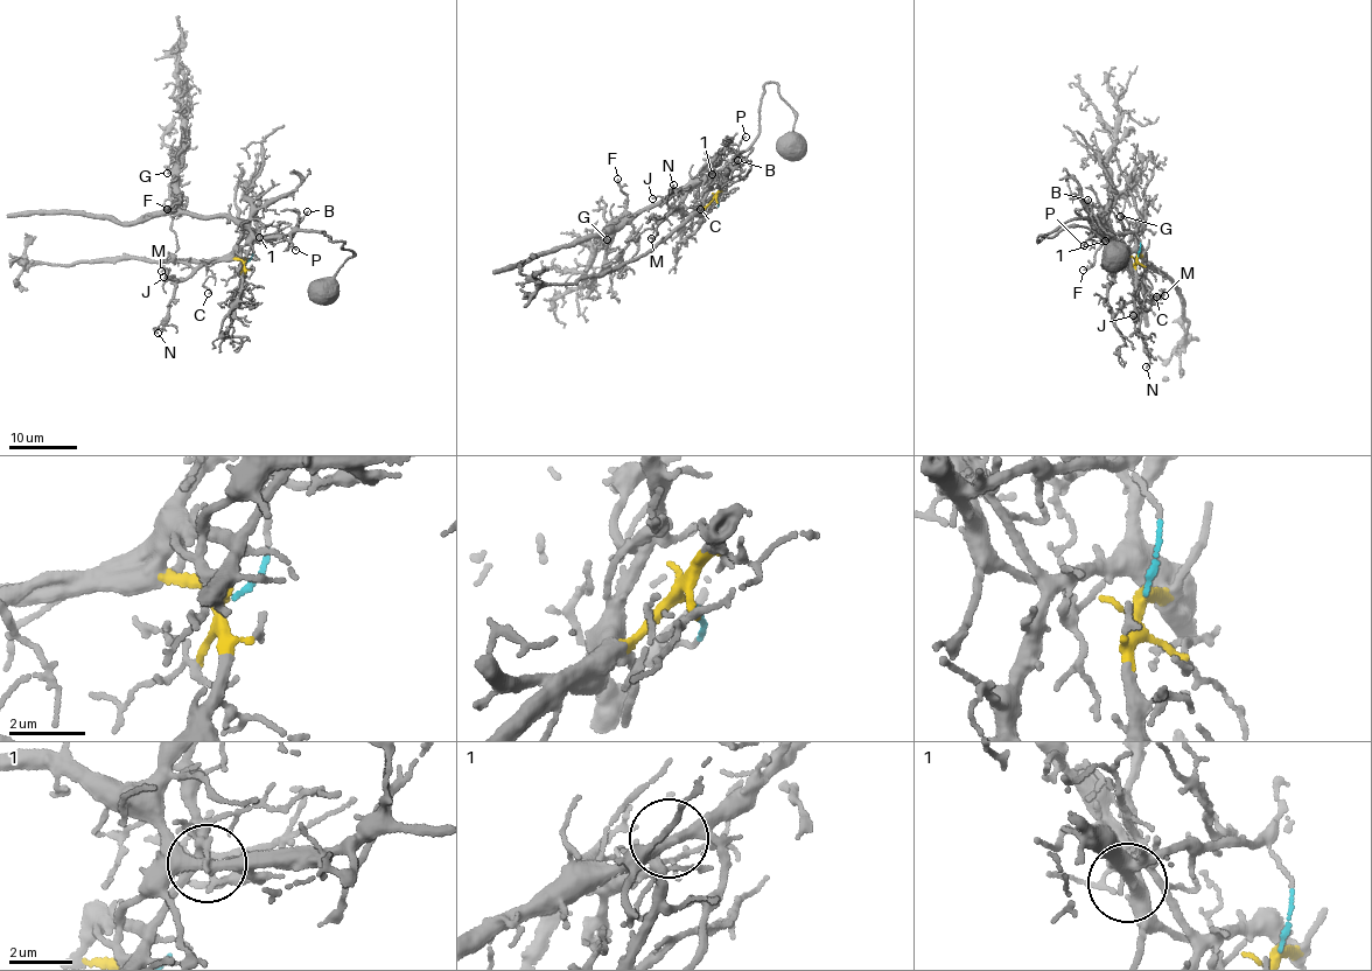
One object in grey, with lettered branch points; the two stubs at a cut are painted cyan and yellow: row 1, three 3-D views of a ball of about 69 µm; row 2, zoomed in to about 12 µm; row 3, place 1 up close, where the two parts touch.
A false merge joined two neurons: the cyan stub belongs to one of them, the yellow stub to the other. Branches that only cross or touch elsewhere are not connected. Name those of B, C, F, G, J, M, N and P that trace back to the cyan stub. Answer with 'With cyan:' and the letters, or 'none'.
With cyan: B, F, G, P

